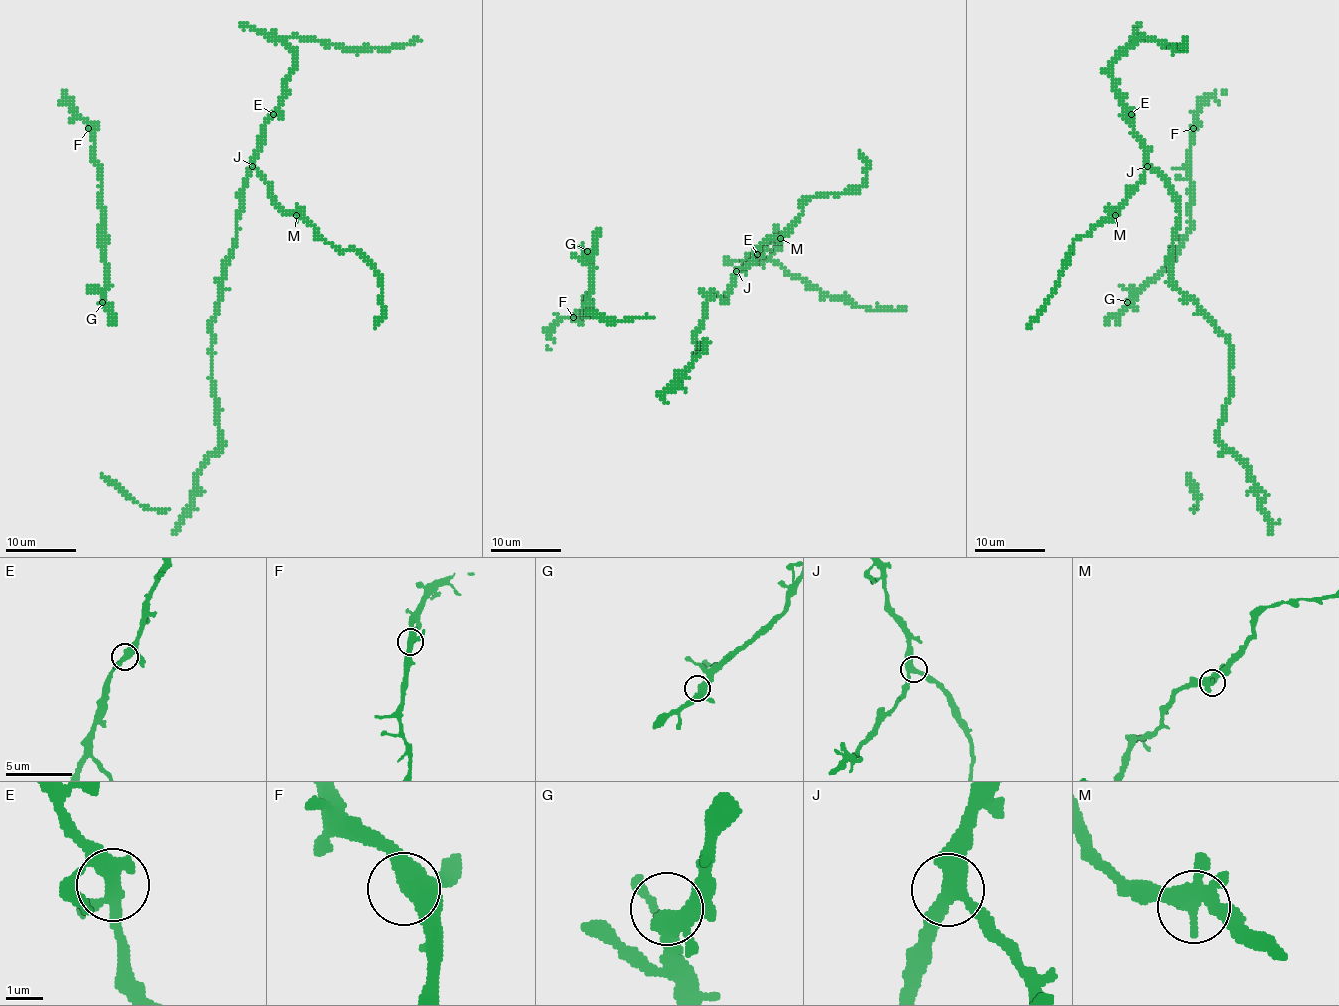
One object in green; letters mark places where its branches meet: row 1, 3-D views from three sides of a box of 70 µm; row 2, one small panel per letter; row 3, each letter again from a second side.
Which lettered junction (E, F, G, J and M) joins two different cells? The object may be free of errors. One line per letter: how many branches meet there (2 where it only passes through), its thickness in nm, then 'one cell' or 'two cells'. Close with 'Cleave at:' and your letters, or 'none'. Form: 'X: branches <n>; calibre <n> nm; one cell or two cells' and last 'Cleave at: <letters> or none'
E: branches 3; calibre 380 nm; one cell
F: branches 3; calibre 420 nm; one cell
G: branches 3; calibre 400 nm; one cell
J: branches 3; calibre 400 nm; one cell
M: branches 3; calibre 400 nm; one cell
Cleave at: none

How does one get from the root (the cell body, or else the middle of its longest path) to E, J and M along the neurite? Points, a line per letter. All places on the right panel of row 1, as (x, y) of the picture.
E: (1170, 258), (1179, 215), (1177, 198), (1166, 182), (1147, 164), (1143, 143), (1134, 132), (1131, 114)
J: (1170, 258), (1179, 215), (1177, 198), (1166, 182), (1147, 166)
M: (1170, 258), (1179, 208), (1175, 194), (1158, 173), (1149, 167), (1145, 169), (1138, 187), (1119, 207), (1115, 215)

